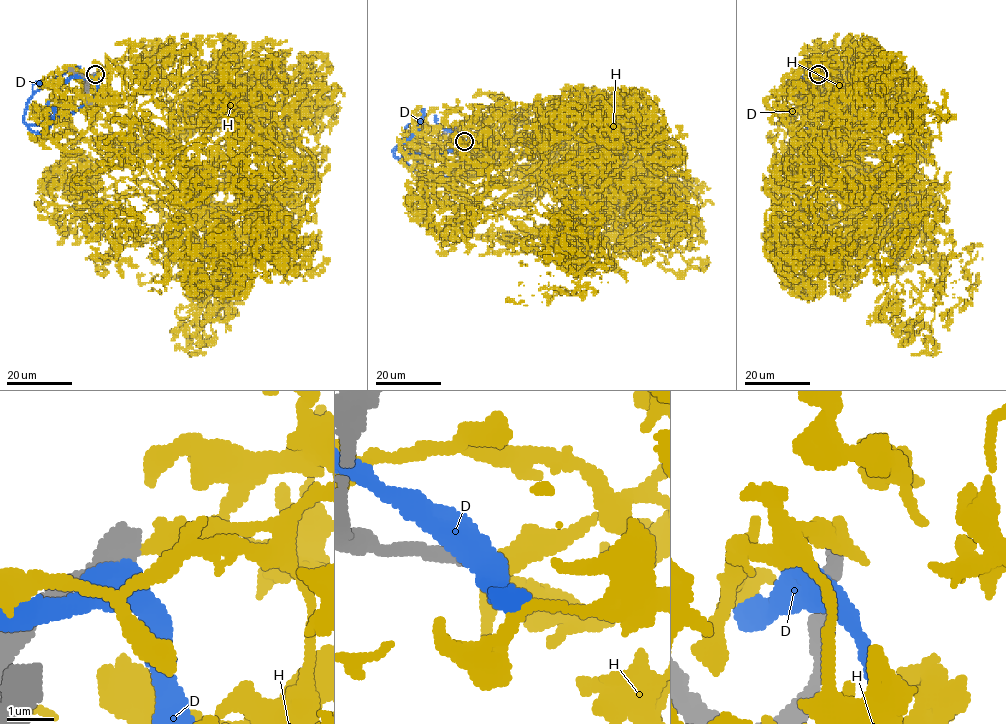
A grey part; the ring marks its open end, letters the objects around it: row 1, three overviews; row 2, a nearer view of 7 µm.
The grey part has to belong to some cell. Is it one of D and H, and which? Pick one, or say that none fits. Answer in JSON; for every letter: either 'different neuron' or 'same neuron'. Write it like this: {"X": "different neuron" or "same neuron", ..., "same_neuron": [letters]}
{"D": "different neuron", "H": "different neuron", "same_neuron": []}

